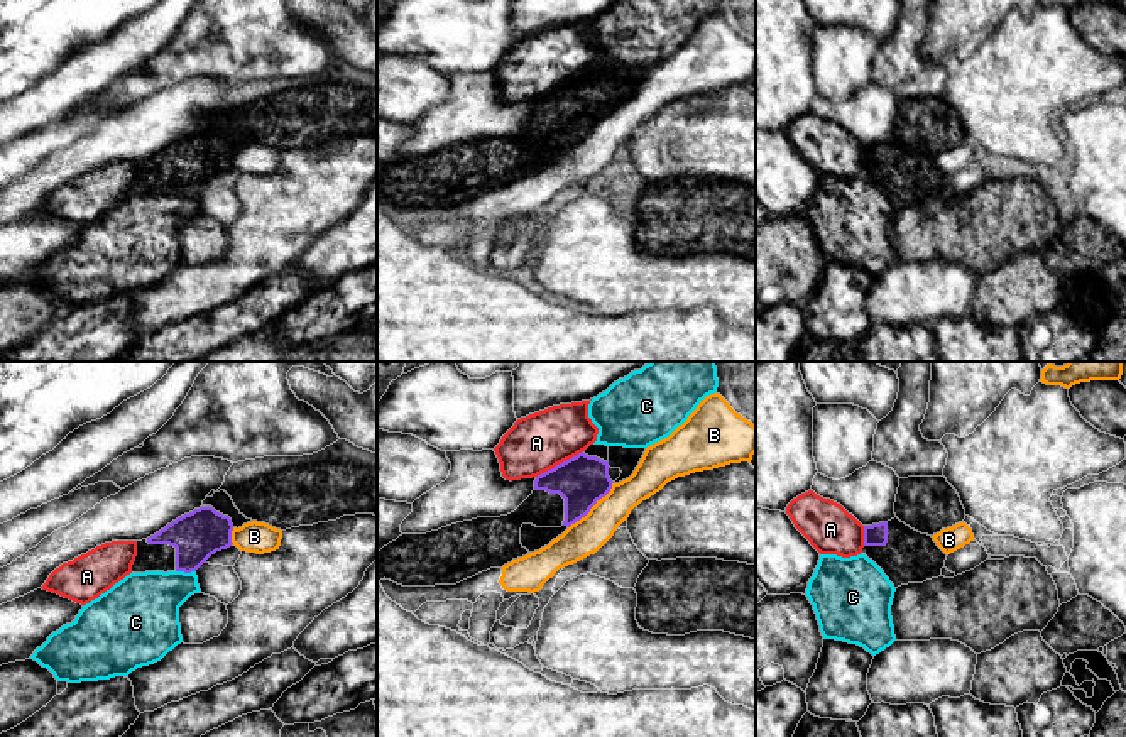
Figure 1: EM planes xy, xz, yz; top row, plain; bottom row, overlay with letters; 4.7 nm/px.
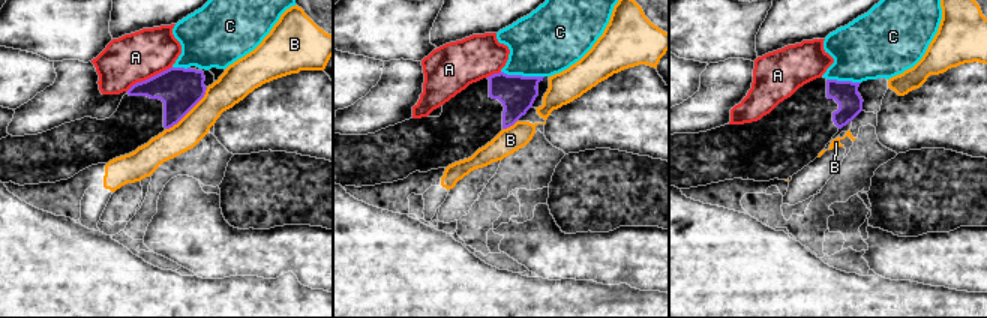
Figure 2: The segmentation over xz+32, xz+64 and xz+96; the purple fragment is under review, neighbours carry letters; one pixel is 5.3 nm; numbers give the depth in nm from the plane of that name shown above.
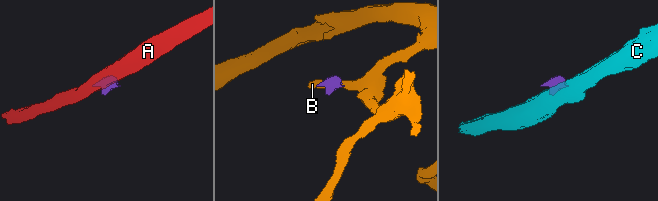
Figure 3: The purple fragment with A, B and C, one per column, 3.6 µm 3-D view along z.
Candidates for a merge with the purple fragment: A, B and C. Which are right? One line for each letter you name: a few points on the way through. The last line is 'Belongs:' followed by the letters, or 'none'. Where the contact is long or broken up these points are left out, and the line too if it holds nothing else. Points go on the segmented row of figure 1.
Belongs: none

